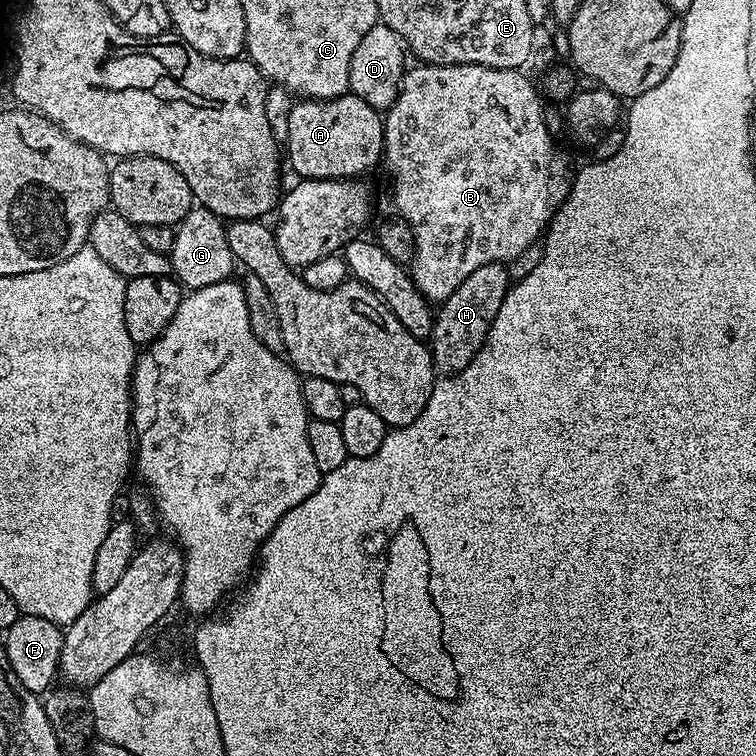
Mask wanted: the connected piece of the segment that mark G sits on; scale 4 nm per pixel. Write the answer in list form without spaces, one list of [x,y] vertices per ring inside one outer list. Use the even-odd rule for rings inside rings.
[[[193,206],[174,228],[174,246],[171,253],[172,273],[185,289],[214,286],[233,279],[232,267],[237,267],[236,255],[230,250],[225,221],[208,208]]]

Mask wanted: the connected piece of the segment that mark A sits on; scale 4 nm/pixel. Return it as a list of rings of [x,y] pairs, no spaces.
[[[351,94],[337,100],[293,103],[286,141],[286,164],[305,180],[349,180],[364,175],[384,154],[384,121],[381,113]]]

